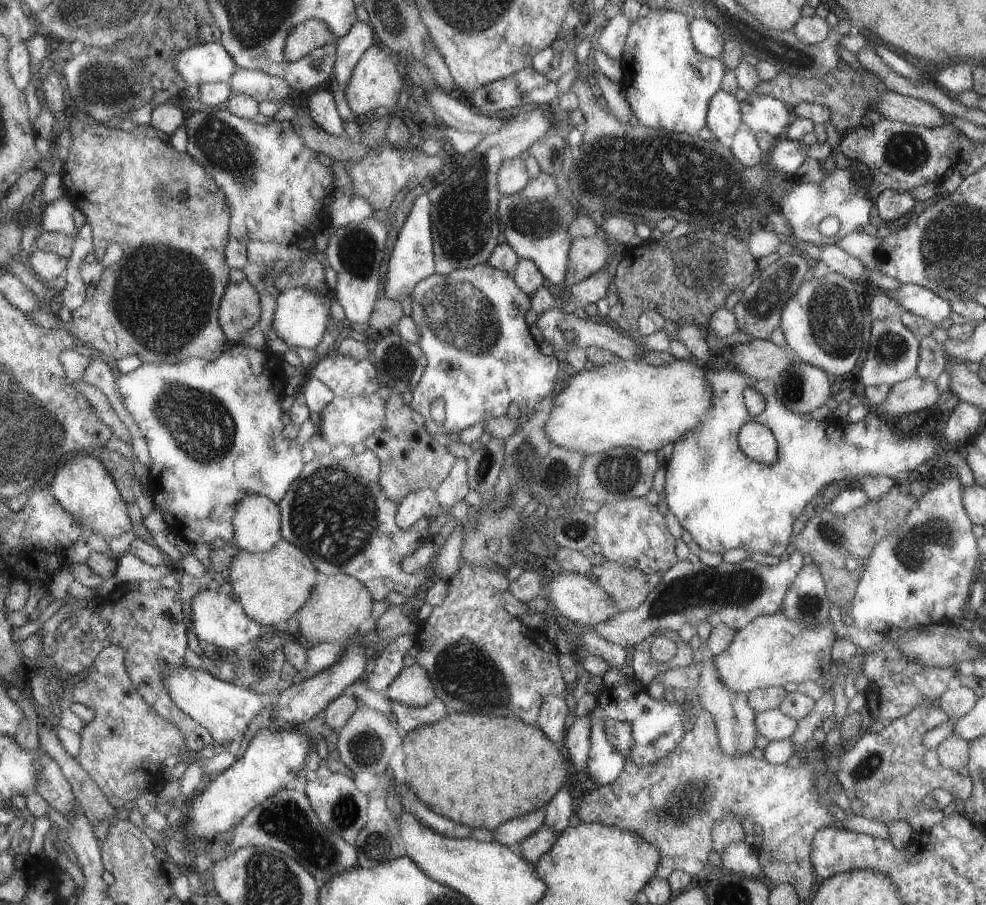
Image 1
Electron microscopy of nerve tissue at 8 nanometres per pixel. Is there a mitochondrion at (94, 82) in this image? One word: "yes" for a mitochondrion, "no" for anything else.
yes

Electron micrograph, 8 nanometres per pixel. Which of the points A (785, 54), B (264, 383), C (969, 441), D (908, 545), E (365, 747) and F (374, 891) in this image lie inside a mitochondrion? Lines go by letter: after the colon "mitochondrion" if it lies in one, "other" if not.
A: mitochondrion
B: other
C: other
D: mitochondrion
E: mitochondrion
F: other

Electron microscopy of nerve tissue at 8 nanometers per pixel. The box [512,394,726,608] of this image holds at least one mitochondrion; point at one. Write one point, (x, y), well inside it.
(617, 475)

